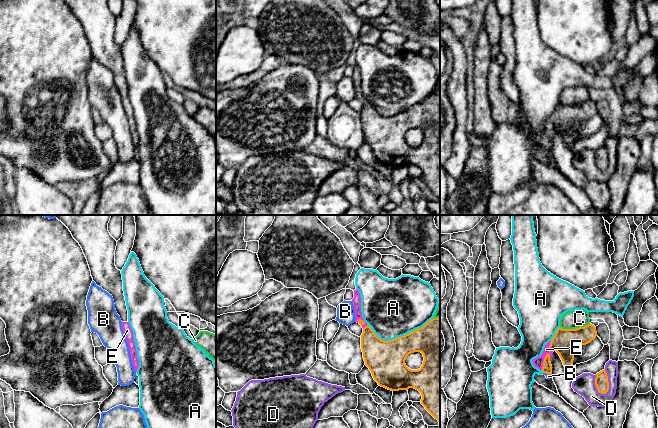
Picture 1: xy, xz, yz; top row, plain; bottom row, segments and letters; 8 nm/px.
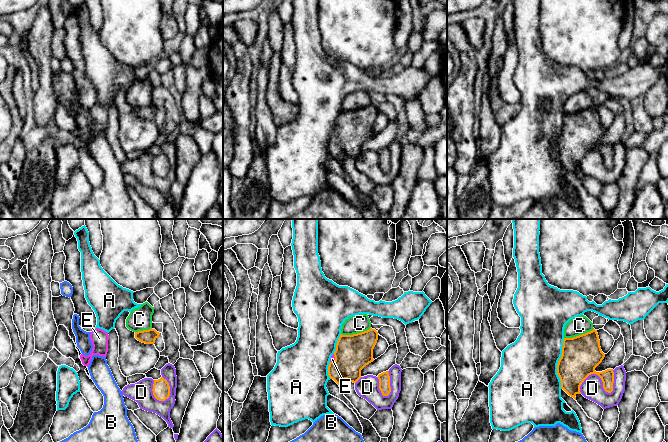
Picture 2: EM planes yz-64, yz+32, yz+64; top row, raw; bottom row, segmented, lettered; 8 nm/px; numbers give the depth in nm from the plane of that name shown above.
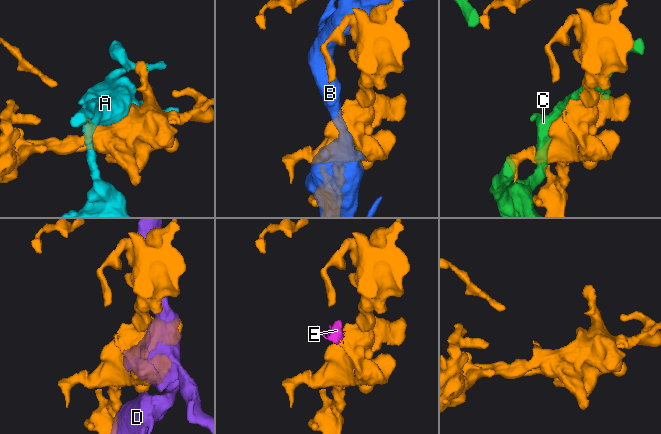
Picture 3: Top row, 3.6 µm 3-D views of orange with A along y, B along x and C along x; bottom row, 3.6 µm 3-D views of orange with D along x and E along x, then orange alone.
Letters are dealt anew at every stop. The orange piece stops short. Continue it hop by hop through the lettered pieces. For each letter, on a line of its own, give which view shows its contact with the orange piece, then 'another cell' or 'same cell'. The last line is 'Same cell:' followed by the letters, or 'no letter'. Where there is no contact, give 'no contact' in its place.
A: xz | another cell
B: yz | another cell
C: yz | another cell
D: yz | another cell
E: yz | same cell
Same cell: E

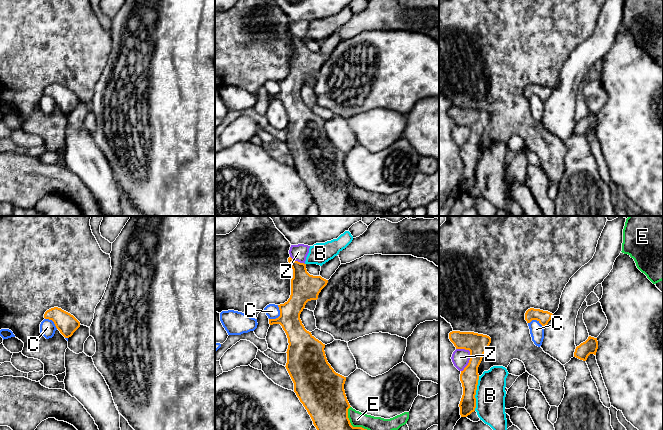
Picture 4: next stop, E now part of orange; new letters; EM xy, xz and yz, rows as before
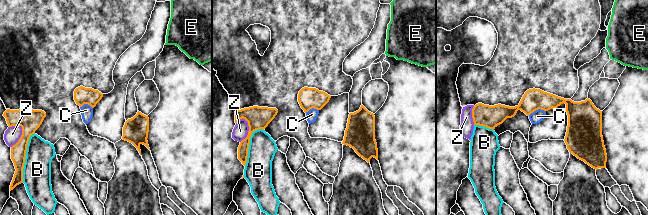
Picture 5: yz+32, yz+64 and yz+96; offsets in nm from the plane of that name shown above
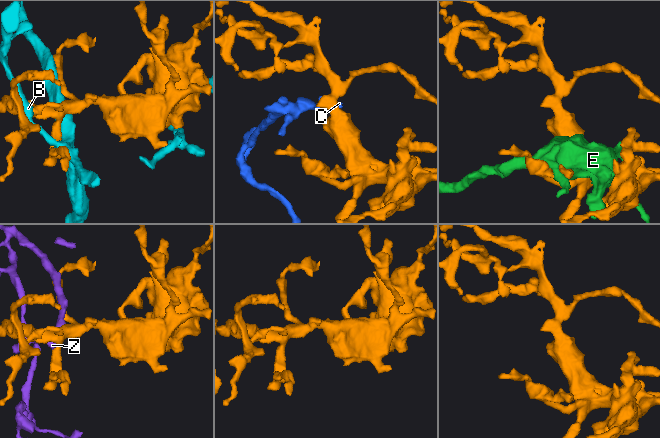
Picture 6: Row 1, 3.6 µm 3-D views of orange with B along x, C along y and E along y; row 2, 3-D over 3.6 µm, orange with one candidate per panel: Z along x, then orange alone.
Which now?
B: yz | another cell
C: xz | another cell
E: xz | another cell
Z: yz | another cell
Same cell: no letter

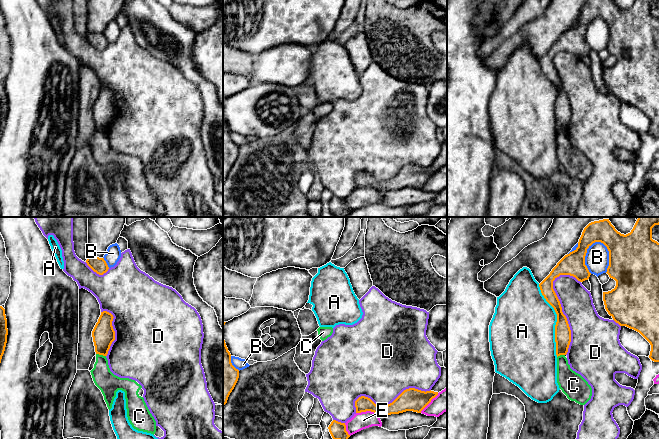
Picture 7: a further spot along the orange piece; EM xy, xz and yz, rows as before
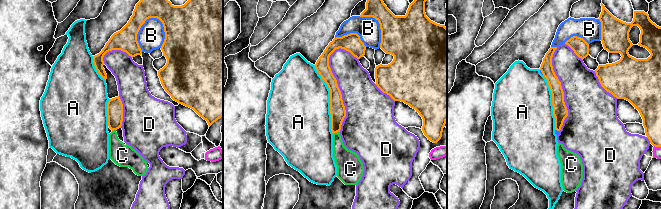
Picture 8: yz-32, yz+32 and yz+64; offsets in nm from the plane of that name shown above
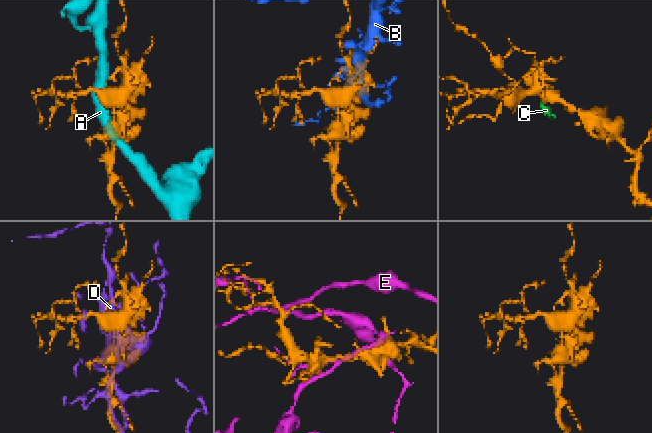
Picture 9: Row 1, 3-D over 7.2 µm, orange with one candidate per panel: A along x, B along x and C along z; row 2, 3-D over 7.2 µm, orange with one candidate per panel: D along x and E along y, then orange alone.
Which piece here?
A: yz | another cell
B: yz | another cell
C: xy | another cell
D: yz | another cell
E: xz | another cell
Same cell: no letter

